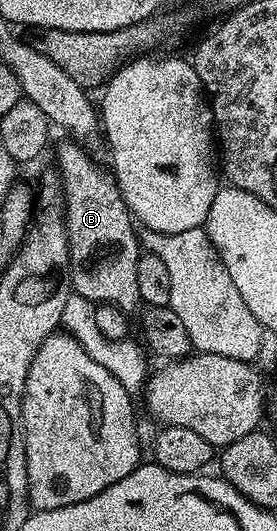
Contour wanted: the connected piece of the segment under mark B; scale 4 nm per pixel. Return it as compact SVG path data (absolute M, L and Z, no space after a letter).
M65 142L58 148L58 165L56 171L62 180L62 193L66 195L66 233L70 247L70 270L68 284L72 292L82 295L95 306L111 304L122 312L133 313L134 307L139 307L138 287L136 286L136 262L140 255L138 236L134 233L135 221L126 208L124 198L114 181L113 171L101 168L87 149L78 142Z

